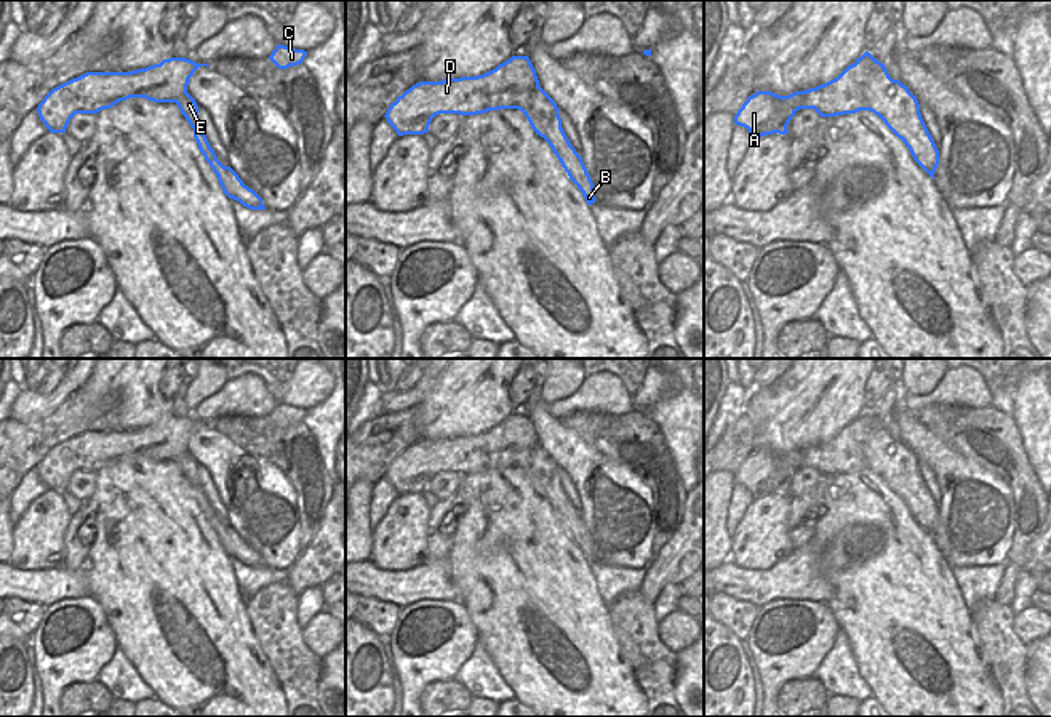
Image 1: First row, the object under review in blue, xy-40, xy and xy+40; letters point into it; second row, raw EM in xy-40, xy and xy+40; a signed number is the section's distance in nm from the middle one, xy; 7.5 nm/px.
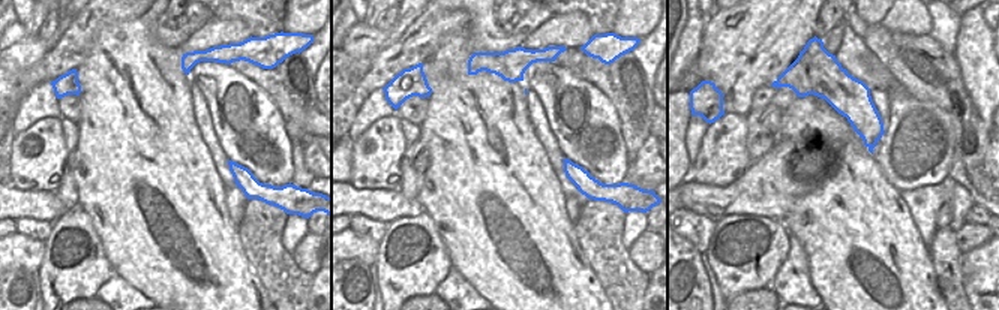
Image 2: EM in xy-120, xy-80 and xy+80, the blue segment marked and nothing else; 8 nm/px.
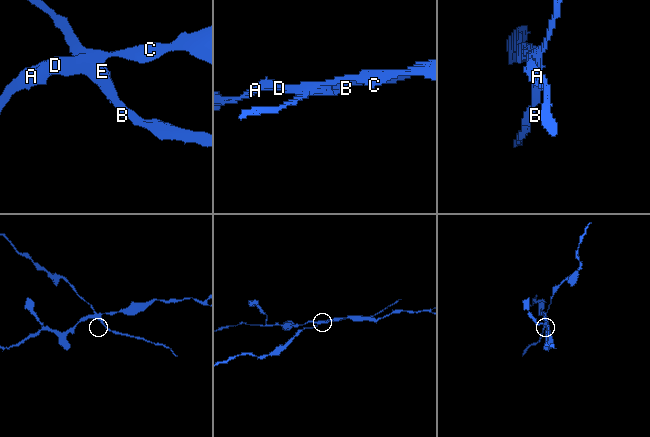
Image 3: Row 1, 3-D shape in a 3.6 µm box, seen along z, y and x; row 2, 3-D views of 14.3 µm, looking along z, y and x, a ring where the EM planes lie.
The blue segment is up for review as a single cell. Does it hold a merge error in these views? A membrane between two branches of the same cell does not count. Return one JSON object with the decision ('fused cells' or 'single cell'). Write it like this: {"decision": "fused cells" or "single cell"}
{"decision": "fused cells"}

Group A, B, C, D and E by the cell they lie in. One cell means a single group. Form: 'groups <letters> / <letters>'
groups A C D / B E

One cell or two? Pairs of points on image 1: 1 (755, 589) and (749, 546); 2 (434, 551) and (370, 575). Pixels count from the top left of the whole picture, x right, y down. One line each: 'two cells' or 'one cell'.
1: two cells
2: two cells

